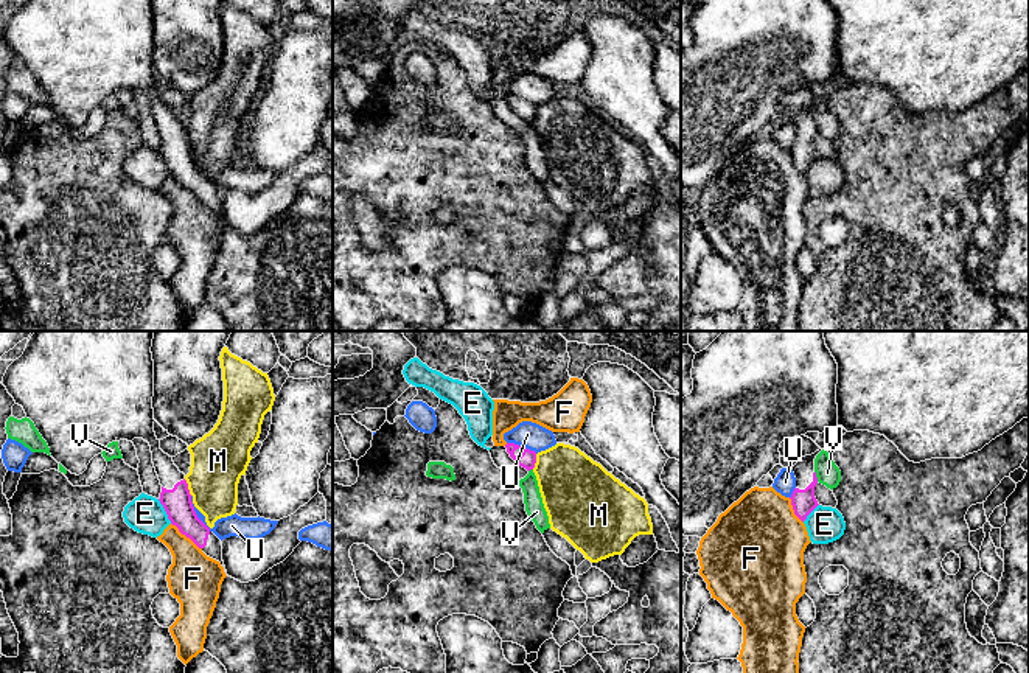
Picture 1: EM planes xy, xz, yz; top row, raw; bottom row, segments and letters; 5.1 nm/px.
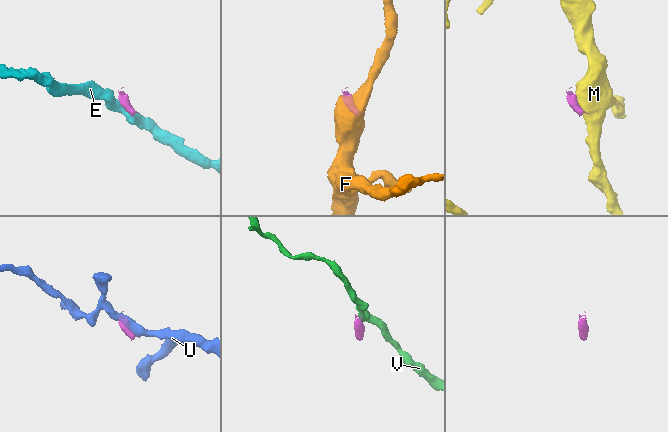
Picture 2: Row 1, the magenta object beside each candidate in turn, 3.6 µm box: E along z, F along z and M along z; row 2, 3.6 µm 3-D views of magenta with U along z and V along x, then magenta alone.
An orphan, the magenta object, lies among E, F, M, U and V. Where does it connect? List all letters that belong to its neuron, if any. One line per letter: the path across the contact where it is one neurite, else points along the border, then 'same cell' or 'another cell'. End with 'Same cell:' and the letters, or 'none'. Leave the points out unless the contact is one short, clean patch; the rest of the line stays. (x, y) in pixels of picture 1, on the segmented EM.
E: border along xy (157, 499), (171, 523); another cell
F: border along xy (171, 523), (201, 549); another cell
M: border along xy (184, 479), (191, 495); another cell
U: border along xy (190, 496), (196, 516), (210, 530); another cell
V: border along yz (815, 471), (818, 481); another cell
Same cell: none

